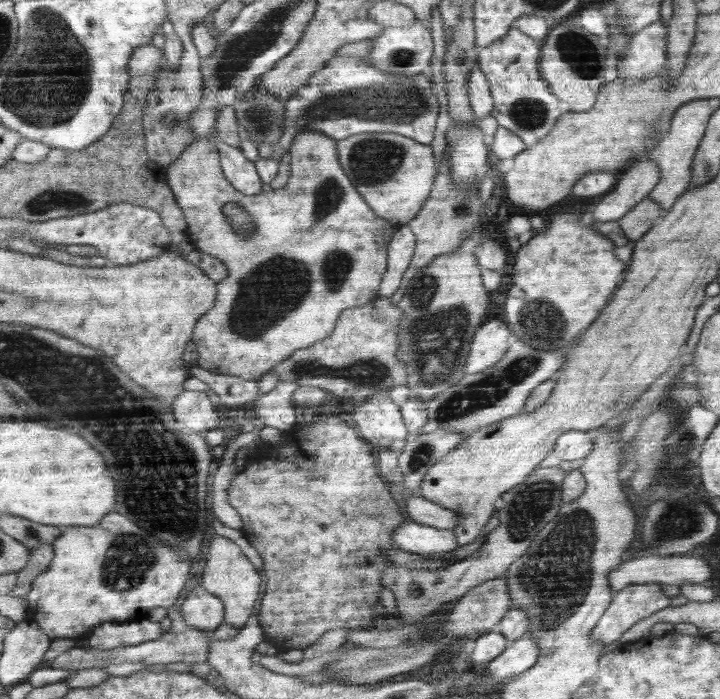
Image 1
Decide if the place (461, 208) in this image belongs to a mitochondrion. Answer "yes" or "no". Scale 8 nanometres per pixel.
yes

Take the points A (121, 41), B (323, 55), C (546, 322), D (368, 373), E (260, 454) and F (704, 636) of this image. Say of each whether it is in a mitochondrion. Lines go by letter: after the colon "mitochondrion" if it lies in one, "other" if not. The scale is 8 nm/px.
A: other
B: other
C: mitochondrion
D: mitochondrion
E: other
F: other

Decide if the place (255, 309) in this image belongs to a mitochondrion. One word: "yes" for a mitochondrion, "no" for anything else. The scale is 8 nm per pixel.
yes

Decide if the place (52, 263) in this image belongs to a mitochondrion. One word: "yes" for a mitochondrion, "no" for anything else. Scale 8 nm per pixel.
no

